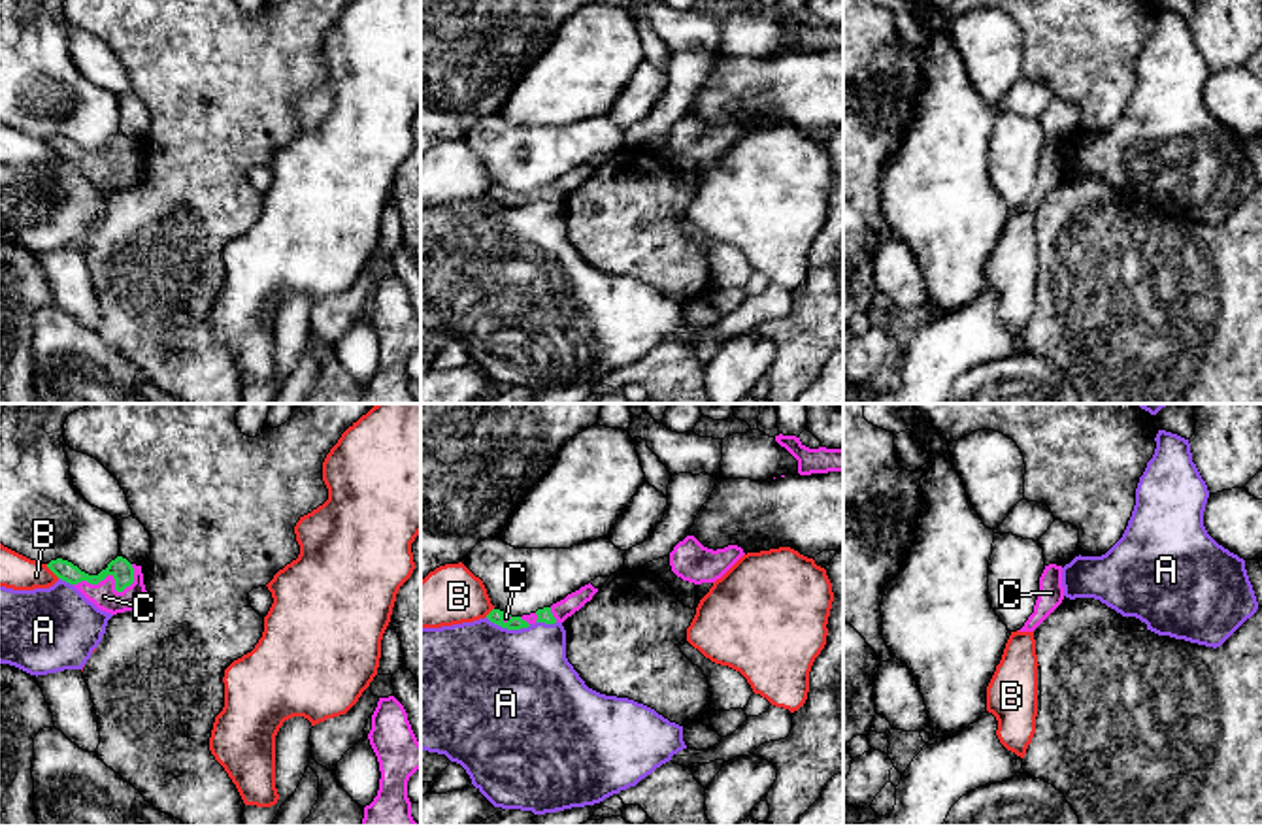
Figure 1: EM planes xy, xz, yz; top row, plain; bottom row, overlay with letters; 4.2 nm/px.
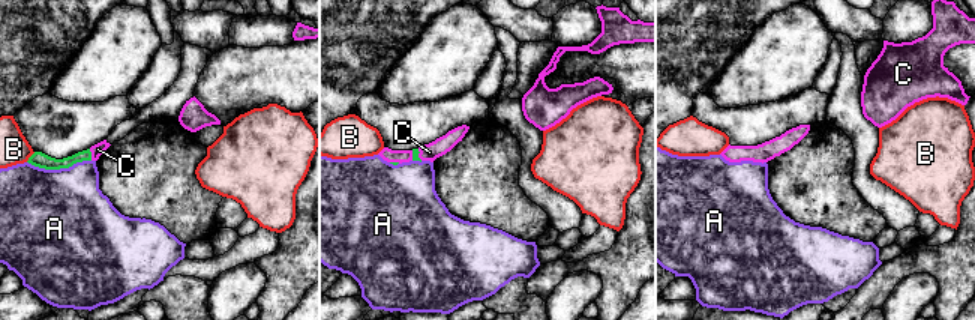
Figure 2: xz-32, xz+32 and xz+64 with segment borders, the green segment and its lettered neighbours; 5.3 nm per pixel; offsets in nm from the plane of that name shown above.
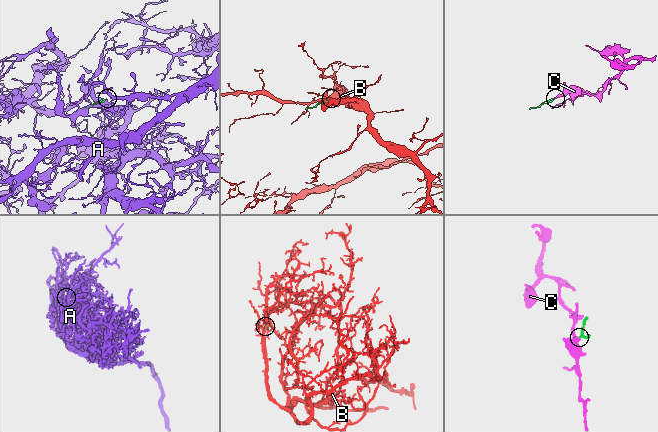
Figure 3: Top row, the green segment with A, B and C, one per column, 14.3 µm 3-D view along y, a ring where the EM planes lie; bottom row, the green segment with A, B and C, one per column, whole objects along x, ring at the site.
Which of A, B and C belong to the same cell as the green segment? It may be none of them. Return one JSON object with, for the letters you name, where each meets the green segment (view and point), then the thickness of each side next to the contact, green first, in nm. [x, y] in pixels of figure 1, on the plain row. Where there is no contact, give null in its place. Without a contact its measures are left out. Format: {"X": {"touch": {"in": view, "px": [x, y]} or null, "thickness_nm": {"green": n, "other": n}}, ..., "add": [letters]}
{"C": {"touch": {"in": "xy", "px": [114, 155]}, "thickness_nm": {"green": 90, "other": 110}}, "add": ["C"]}

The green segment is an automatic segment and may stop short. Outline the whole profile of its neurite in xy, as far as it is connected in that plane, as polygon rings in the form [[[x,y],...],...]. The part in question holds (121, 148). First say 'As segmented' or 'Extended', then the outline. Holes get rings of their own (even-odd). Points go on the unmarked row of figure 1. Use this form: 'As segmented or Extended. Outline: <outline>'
Extended. Outline: [[[123,134],[111,138],[98,153],[89,153],[62,136],[51,138],[47,145],[111,192],[132,189],[147,175],[141,143],[130,141]]]

